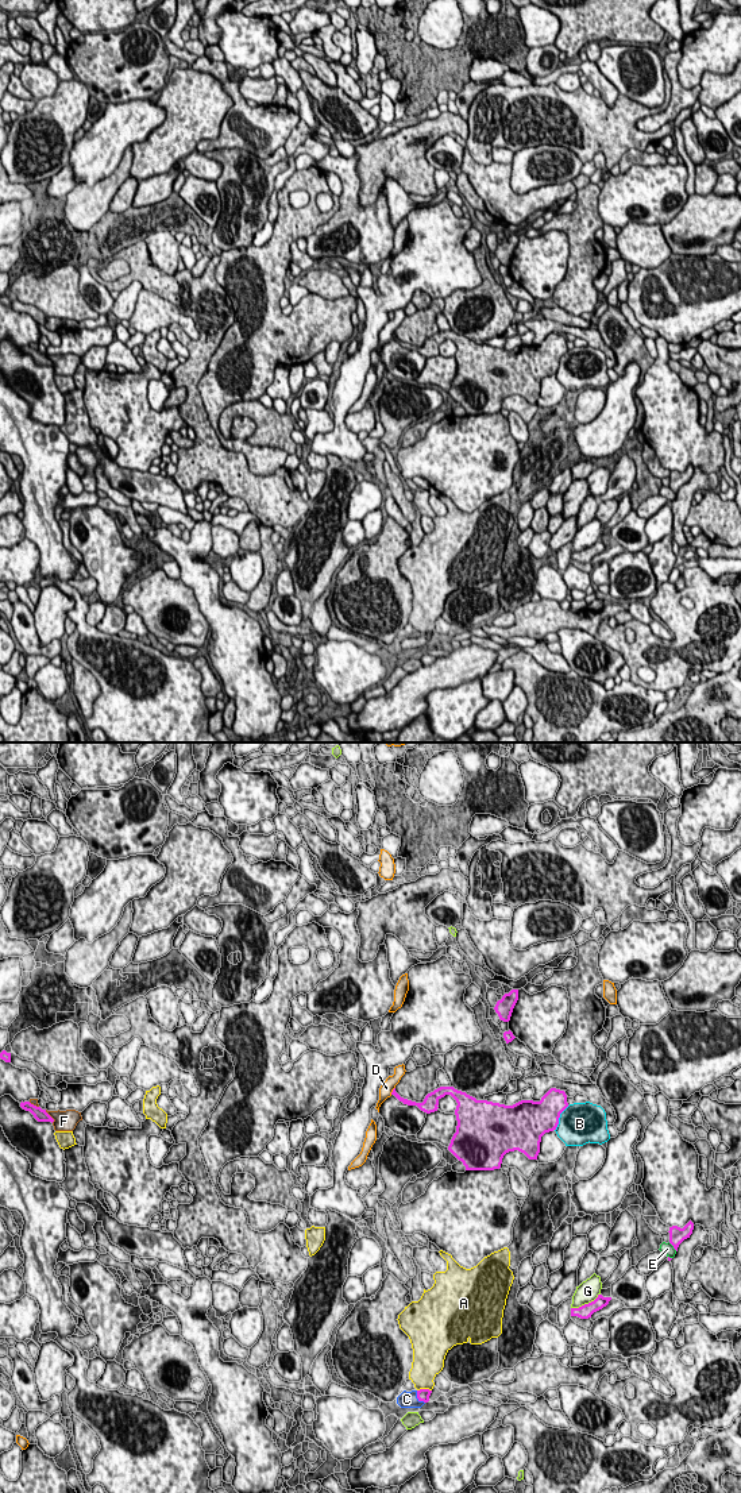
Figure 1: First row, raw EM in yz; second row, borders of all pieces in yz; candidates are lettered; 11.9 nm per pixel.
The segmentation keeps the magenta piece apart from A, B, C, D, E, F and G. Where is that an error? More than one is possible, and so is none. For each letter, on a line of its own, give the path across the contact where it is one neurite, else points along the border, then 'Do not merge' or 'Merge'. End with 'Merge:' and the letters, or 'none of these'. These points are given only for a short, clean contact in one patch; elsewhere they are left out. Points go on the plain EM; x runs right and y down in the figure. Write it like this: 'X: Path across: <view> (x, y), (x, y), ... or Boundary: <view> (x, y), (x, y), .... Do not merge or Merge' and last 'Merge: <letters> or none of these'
A: Do not merge
B: Do not merge
C: Path across: yz (423, 639), (417, 641), (406, 643). Merge
D: Do not merge
E: Do not merge
F: Do not merge
G: Do not merge
Merge: C

